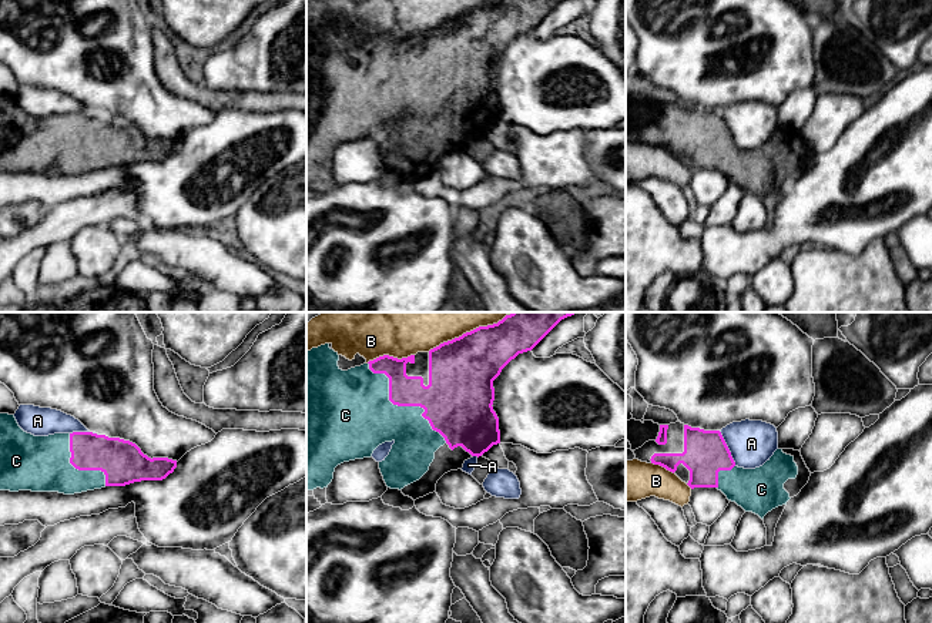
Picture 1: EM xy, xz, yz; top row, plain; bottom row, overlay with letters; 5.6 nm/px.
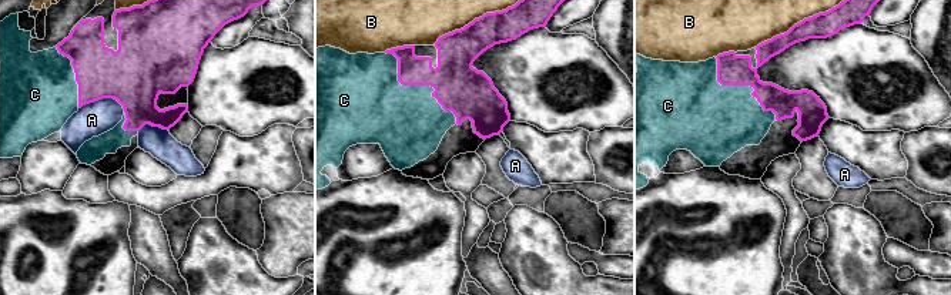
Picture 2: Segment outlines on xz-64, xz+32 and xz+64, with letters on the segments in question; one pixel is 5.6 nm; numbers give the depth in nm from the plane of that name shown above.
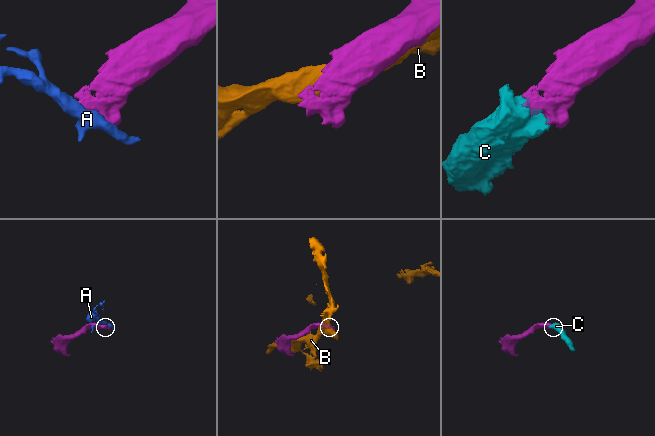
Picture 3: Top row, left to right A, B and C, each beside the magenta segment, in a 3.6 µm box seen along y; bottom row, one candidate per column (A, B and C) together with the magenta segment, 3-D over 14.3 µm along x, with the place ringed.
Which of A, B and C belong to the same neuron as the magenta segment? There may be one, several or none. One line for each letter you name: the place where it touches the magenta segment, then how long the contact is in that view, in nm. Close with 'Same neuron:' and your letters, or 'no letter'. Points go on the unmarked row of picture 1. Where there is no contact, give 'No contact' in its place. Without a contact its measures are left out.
C: Touches magenta at xz (401, 86). Shared border 650 nm
Same neuron: C

